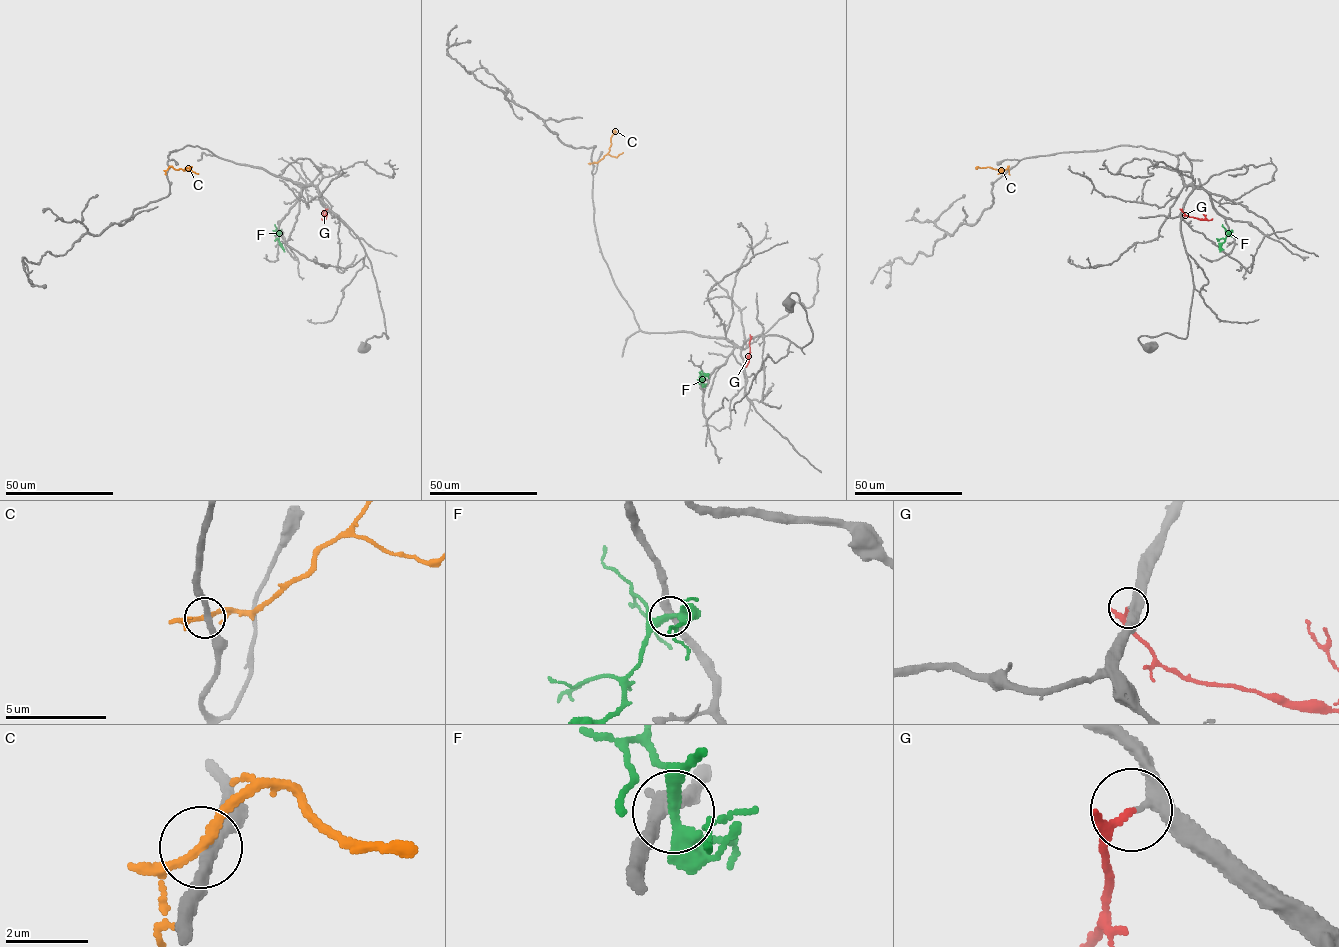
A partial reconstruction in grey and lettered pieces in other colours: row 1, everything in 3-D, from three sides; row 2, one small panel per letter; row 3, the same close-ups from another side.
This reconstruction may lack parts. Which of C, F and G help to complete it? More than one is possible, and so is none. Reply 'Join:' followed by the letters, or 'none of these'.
Join: G

